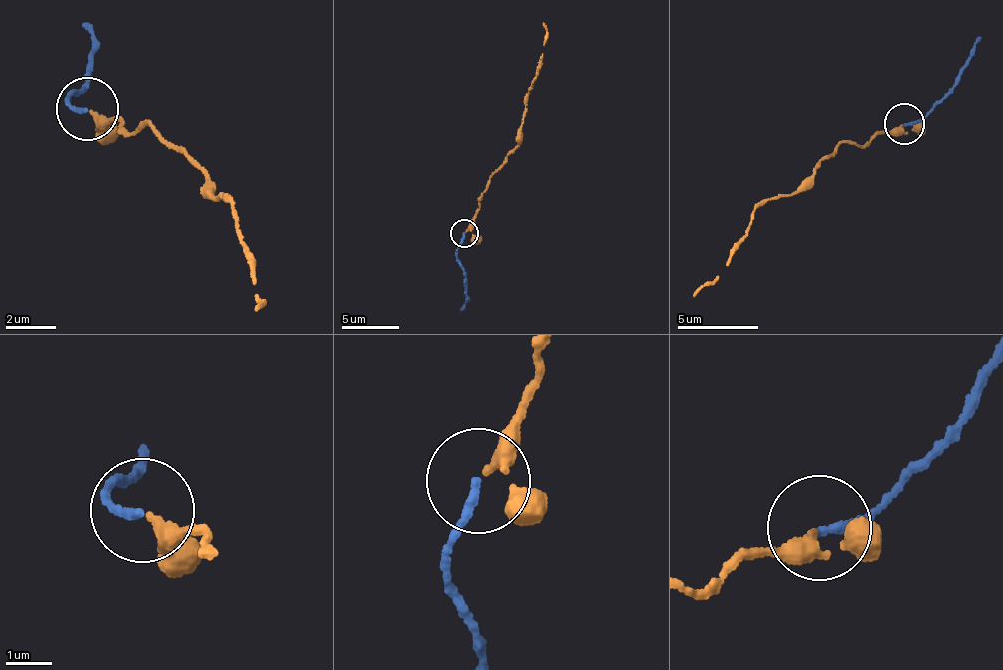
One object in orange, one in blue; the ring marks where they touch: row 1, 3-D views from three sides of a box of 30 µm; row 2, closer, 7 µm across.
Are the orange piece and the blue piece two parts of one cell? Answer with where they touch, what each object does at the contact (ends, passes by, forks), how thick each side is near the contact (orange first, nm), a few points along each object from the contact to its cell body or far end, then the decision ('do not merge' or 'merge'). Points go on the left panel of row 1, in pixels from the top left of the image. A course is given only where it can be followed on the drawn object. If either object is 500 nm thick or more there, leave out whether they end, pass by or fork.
place (87, 108); orange passes by; blue ends; calibres 240 and 170 nm; course orange (89, 112), (137, 135), (147, 125), (204, 178), (216, 197), (226, 193), (256, 283), (257, 313); course blue (89, 106), (69, 92), (89, 78), (83, 26); merge

